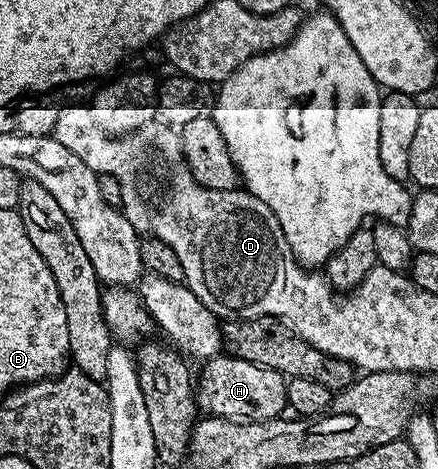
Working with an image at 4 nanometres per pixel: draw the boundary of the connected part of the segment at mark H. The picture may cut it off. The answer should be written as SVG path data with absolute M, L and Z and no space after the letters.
M229 354L207 359L201 366L202 377L196 380L196 403L206 416L224 416L228 420L243 422L268 421L281 417L287 411L287 377L281 372L256 366Z

